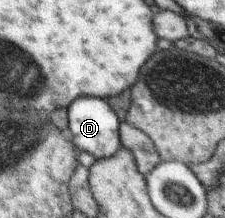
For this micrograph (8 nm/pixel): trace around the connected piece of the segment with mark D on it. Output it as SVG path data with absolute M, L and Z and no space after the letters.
M94 96L76 98L66 110L68 139L96 160L113 156L120 148L118 119L106 101Z

